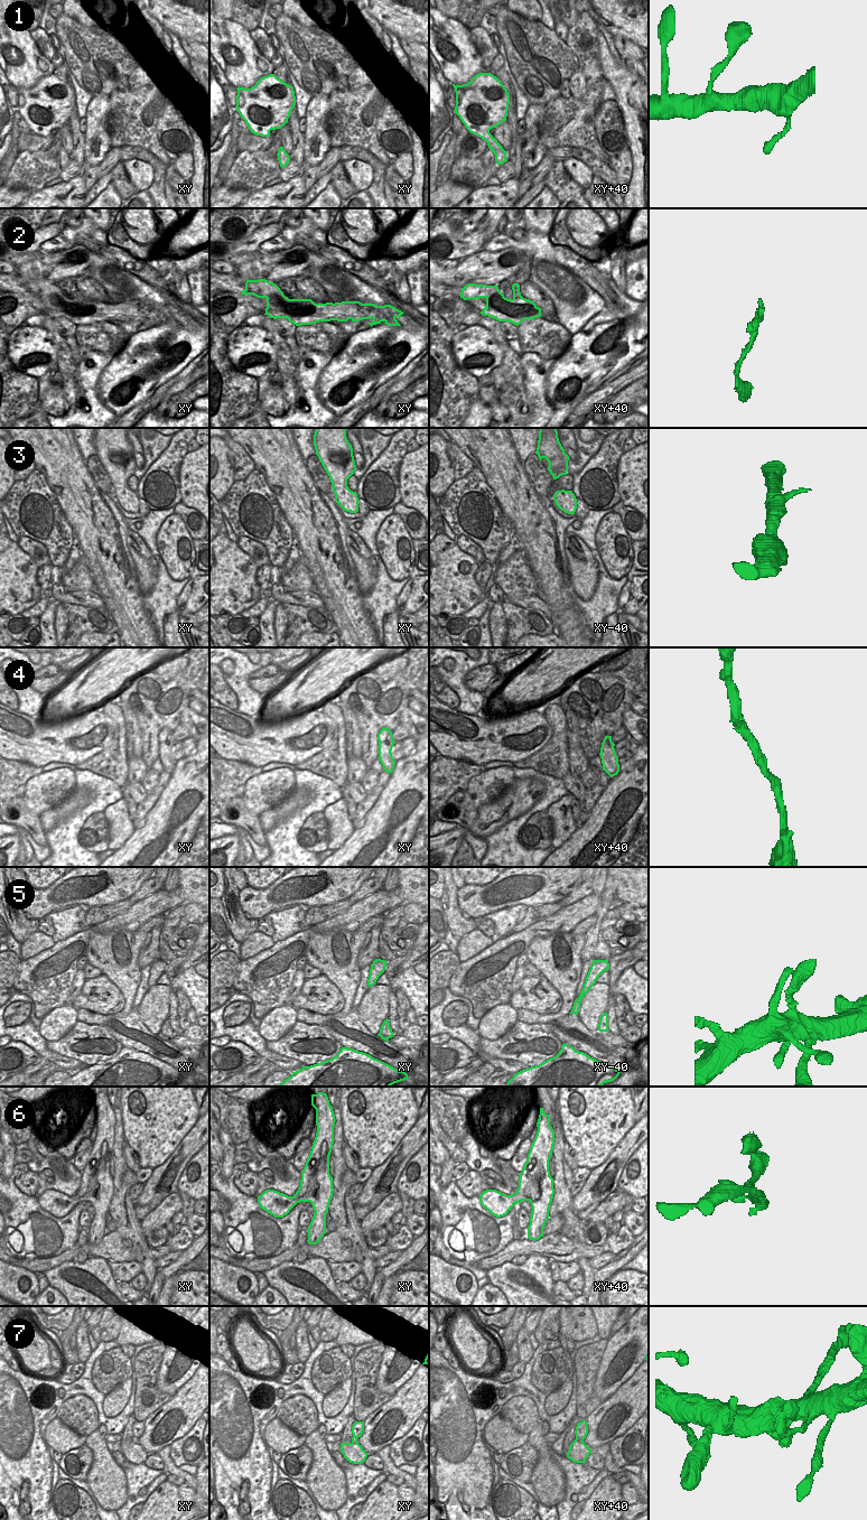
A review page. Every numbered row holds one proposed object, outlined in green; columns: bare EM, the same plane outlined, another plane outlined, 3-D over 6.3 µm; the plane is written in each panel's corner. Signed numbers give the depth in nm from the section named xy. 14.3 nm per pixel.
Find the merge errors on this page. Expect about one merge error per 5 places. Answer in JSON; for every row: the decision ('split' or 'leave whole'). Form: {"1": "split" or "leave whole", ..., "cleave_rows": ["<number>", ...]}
{"1": "leave whole", "2": "leave whole", "3": "leave whole", "4": "leave whole", "5": "leave whole", "6": "leave whole", "7": "leave whole", "cleave_rows": []}

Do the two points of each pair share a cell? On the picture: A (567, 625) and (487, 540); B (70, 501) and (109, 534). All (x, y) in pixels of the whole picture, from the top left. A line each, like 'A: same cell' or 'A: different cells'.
A: different cells
B: same cell

